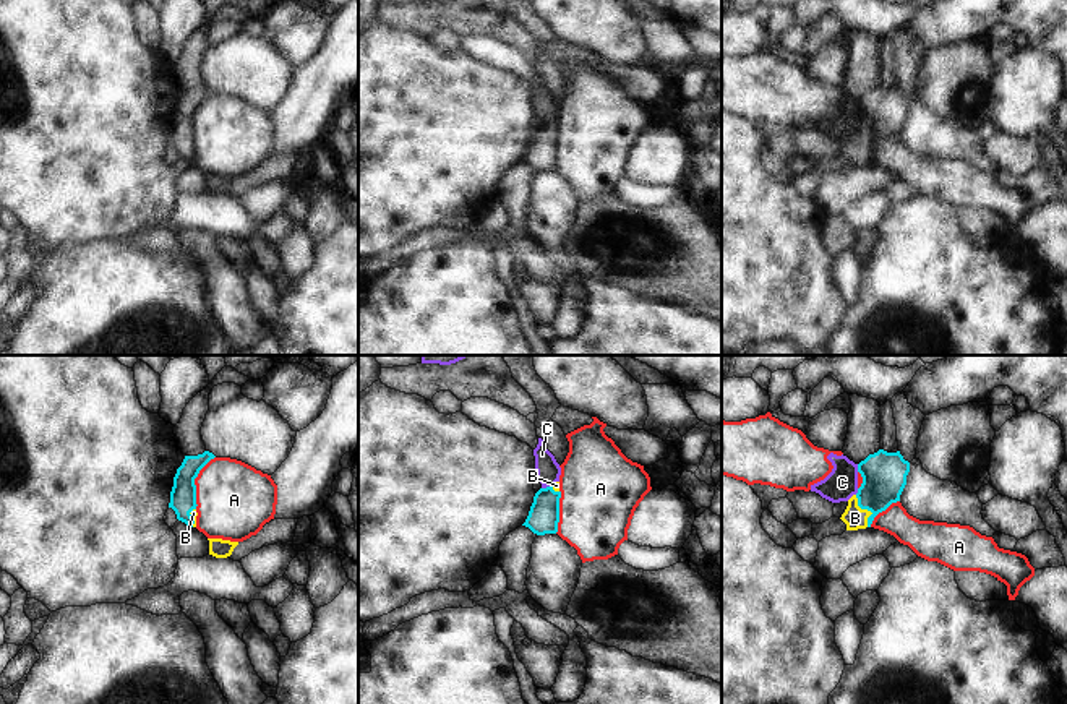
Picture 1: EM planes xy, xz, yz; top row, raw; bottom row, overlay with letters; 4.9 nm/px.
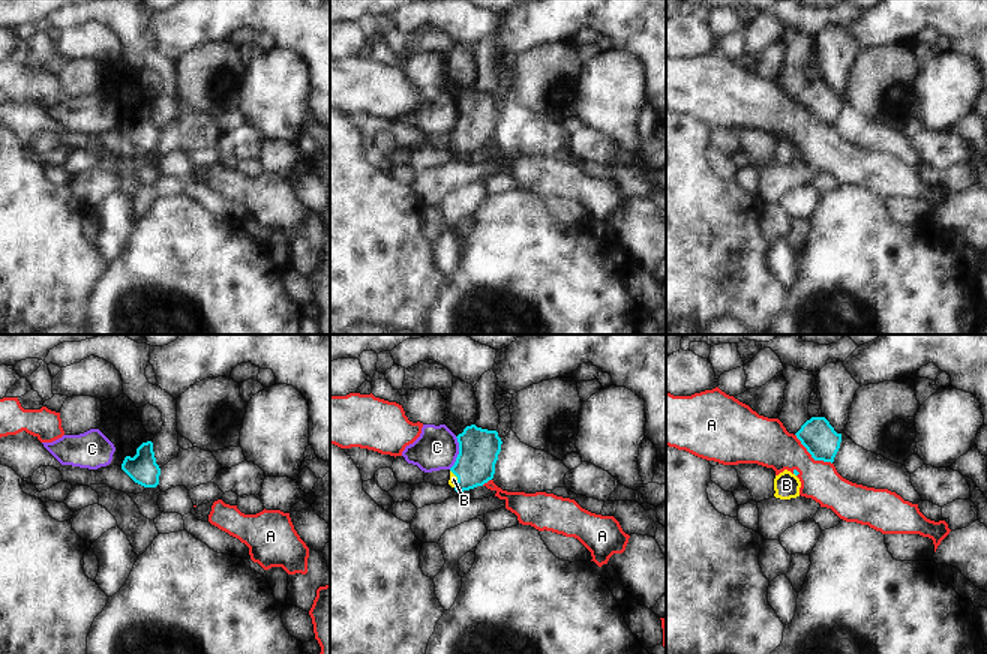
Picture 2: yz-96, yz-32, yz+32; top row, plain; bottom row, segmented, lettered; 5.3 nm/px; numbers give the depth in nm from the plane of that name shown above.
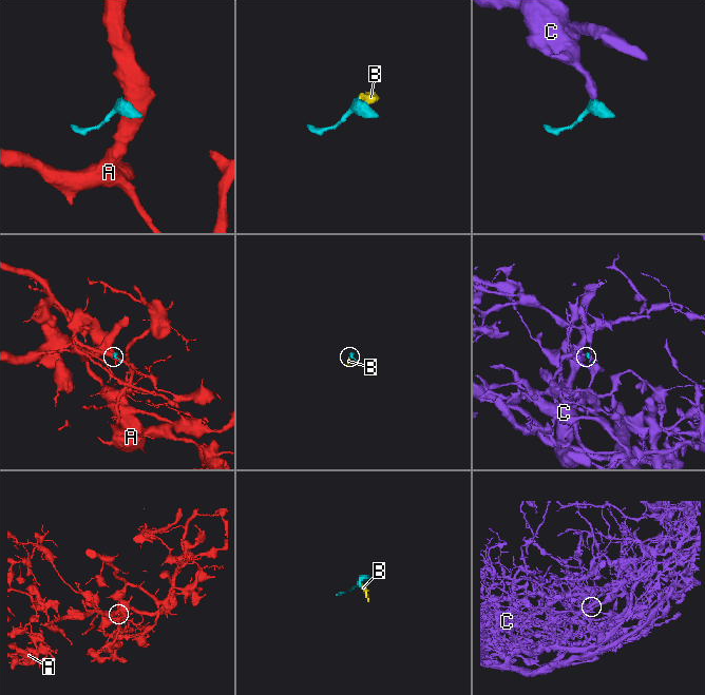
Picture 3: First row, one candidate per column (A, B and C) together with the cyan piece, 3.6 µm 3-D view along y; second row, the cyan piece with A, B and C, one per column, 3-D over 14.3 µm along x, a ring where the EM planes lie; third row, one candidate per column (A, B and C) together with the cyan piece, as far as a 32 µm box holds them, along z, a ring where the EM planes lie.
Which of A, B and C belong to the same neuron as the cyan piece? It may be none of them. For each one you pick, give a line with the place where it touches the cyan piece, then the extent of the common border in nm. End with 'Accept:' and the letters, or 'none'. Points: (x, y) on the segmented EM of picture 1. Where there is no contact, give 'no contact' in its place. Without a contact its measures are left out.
B: yz (866, 508) | 170 nm
Accept: B

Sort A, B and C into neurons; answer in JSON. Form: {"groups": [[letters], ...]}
{"groups": [["A"], ["B"], ["C"]]}

